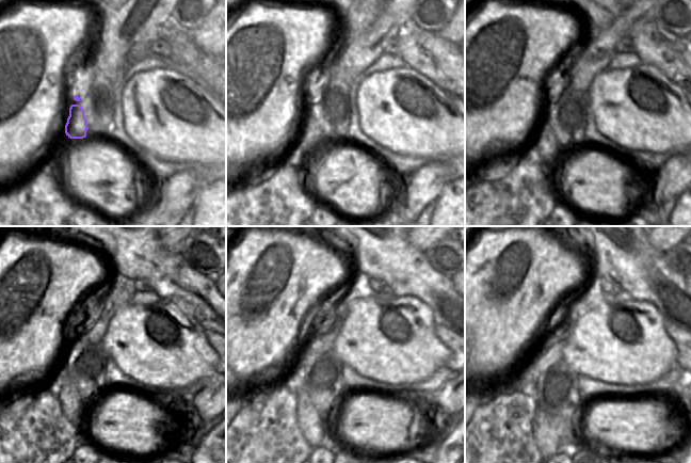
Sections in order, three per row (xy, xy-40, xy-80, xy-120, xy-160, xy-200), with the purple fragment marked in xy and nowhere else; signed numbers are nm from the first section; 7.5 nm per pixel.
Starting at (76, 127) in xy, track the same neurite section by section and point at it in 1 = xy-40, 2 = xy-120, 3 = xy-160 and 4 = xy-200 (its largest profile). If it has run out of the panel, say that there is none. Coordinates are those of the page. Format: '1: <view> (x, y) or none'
1: xy-40 (310, 136)
2: xy-120 (73, 401)
3: xy-160 (314, 406)
4: xy-200 (555, 412)

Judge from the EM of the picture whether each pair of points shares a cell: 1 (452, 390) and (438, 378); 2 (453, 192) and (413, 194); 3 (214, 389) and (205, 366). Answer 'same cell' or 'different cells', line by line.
1: different cells
2: different cells
3: different cells

